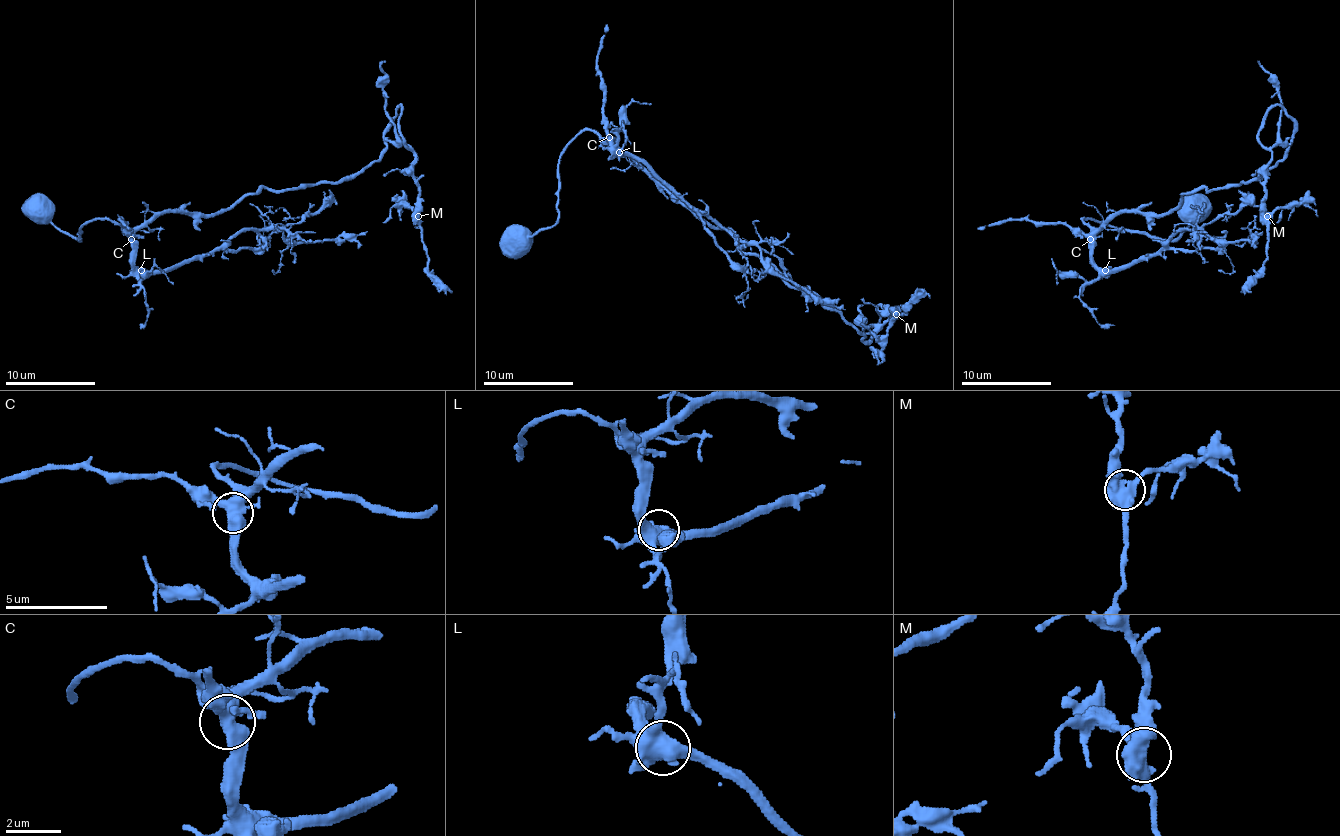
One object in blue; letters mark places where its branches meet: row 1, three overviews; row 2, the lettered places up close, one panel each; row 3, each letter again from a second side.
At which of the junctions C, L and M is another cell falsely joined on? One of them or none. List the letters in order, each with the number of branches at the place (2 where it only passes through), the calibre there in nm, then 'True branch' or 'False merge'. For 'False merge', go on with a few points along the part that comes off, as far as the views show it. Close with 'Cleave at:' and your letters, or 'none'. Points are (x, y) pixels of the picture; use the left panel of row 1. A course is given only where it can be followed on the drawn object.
C: Branches: 4. Thickness 500 nm. True branch
L: Branches: 4. Thickness 550 nm. True branch
M: Branches: 4. Thickness 500 nm. True branch
Cleave at: none

